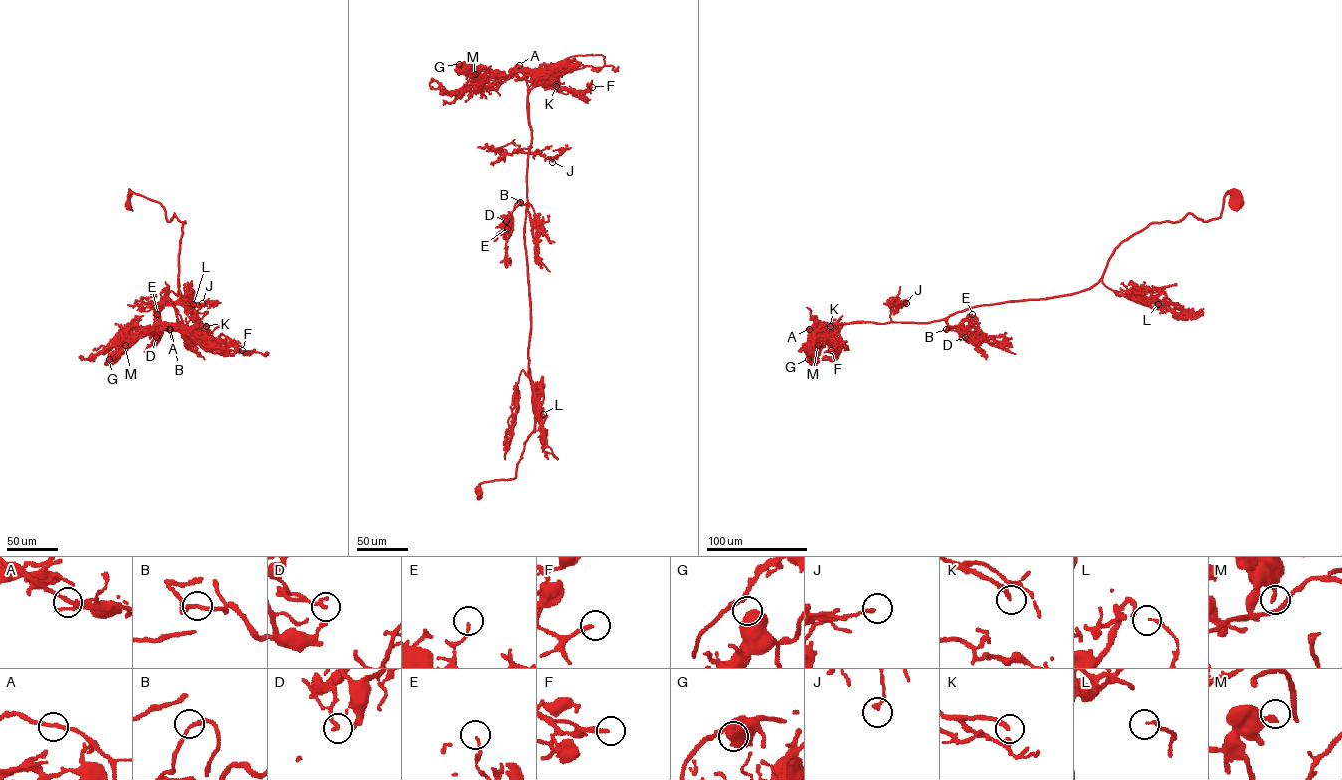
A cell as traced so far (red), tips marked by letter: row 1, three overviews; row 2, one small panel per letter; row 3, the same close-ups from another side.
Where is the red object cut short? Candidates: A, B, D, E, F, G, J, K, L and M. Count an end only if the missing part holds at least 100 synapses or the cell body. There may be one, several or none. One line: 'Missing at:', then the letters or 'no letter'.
Missing at: K

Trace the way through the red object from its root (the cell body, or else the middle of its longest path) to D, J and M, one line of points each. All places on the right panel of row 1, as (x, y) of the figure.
D: (1233, 205), (1227, 192), (1218, 218), (1150, 223), (1115, 249), (1089, 288), (951, 314), (947, 328), (965, 337)
J: (1233, 205), (1227, 192), (1218, 218), (1150, 223), (1078, 292), (892, 322), (893, 299), (906, 303)
M: (1233, 205), (1227, 192), (1218, 218), (1150, 223), (1115, 249), (1089, 288), (928, 322), (816, 322), (818, 345)

